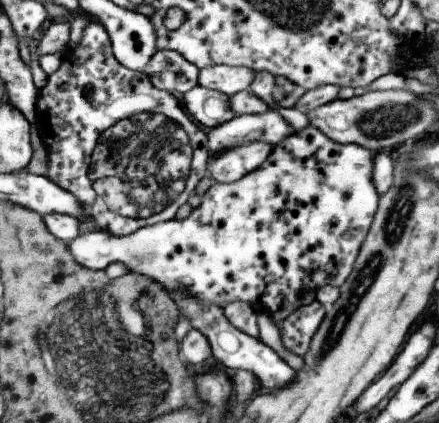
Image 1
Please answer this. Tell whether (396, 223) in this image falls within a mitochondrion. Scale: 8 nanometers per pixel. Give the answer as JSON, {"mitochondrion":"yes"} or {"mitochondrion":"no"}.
{"mitochondrion":"yes"}

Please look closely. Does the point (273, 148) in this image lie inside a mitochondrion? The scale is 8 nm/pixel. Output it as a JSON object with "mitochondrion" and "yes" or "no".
{"mitochondrion":"no"}

